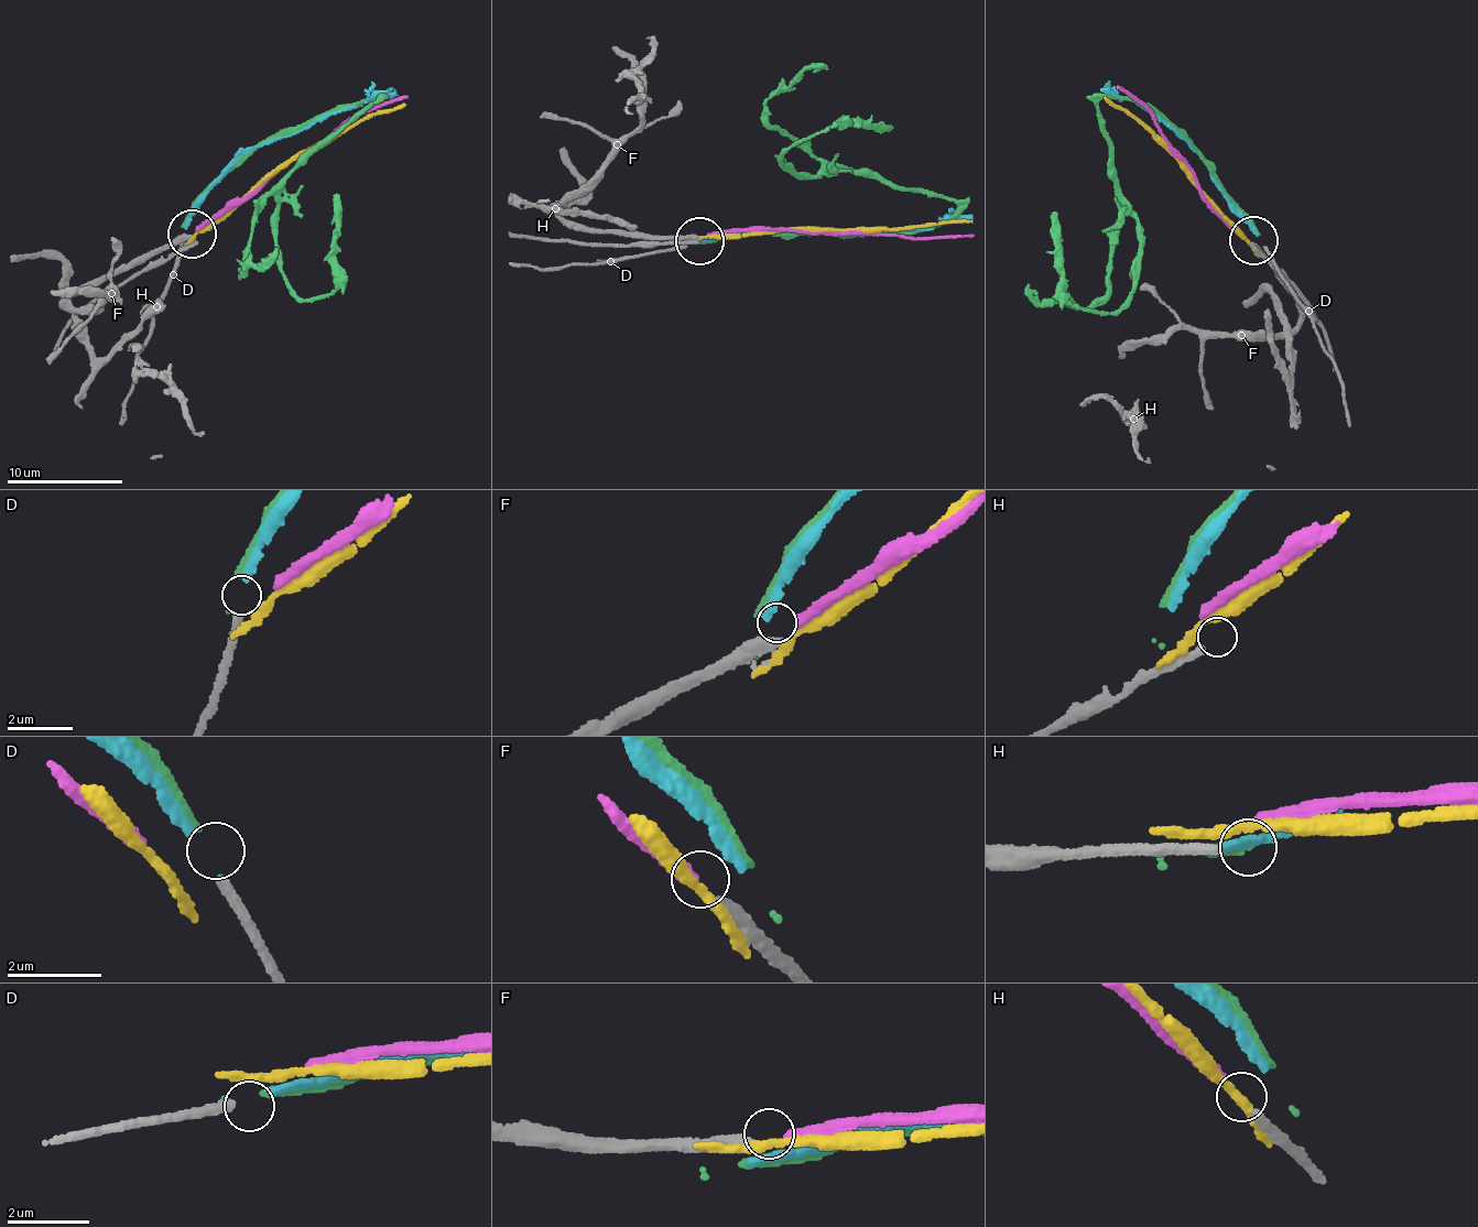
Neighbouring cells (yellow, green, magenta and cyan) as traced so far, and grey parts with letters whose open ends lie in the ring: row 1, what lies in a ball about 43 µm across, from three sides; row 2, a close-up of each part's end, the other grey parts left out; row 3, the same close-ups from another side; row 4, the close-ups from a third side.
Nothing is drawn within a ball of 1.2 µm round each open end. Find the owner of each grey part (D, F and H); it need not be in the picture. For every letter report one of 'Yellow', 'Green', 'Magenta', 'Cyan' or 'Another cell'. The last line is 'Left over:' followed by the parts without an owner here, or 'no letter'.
D: Cyan
F: Magenta
H: Another cell
Left over: H

